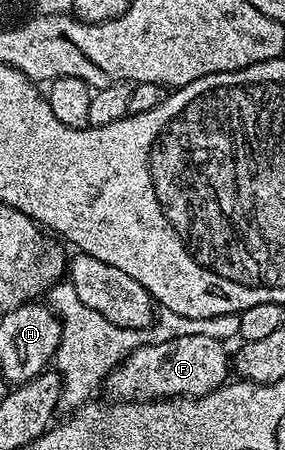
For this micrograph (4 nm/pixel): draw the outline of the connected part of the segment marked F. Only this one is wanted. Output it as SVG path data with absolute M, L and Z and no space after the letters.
M186 335L181 338L168 339L164 342L141 346L133 351L124 361L116 366L105 380L105 389L112 393L116 402L121 401L154 401L172 397L204 397L215 389L228 384L229 373L228 346L217 339L204 335Z

